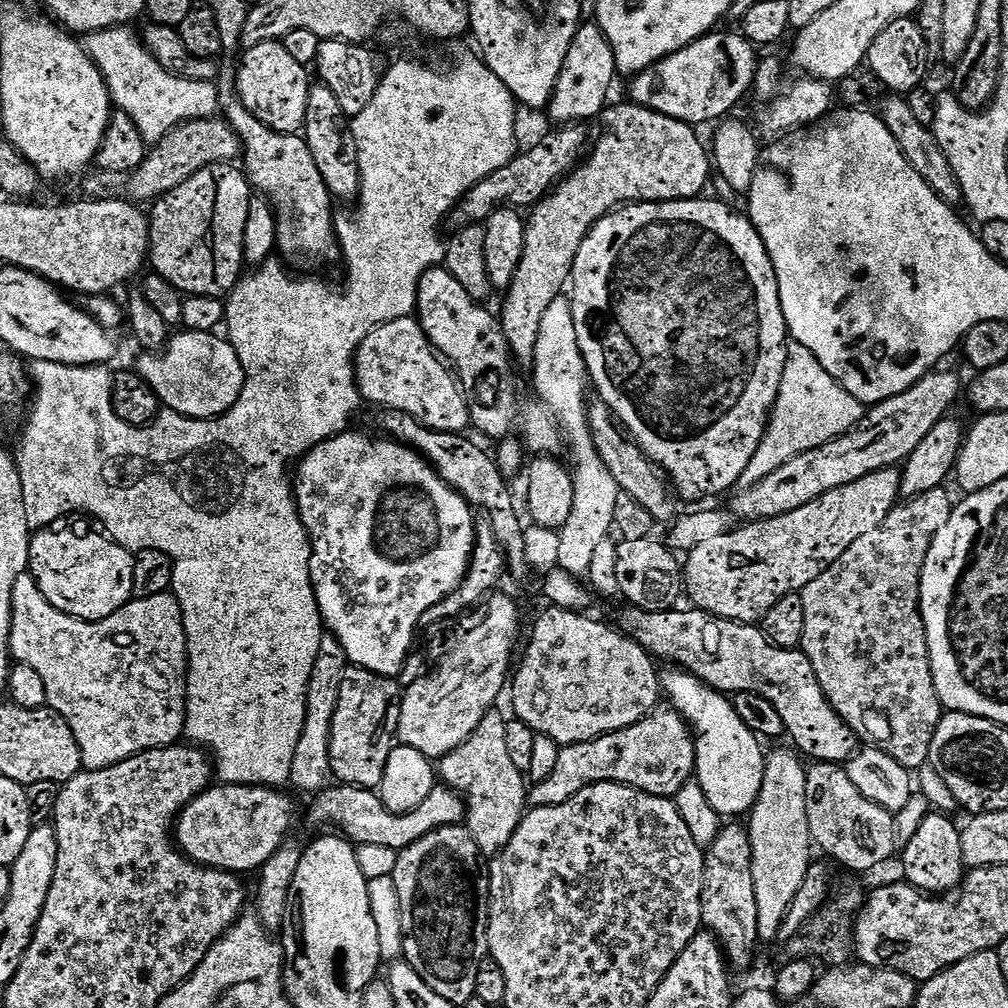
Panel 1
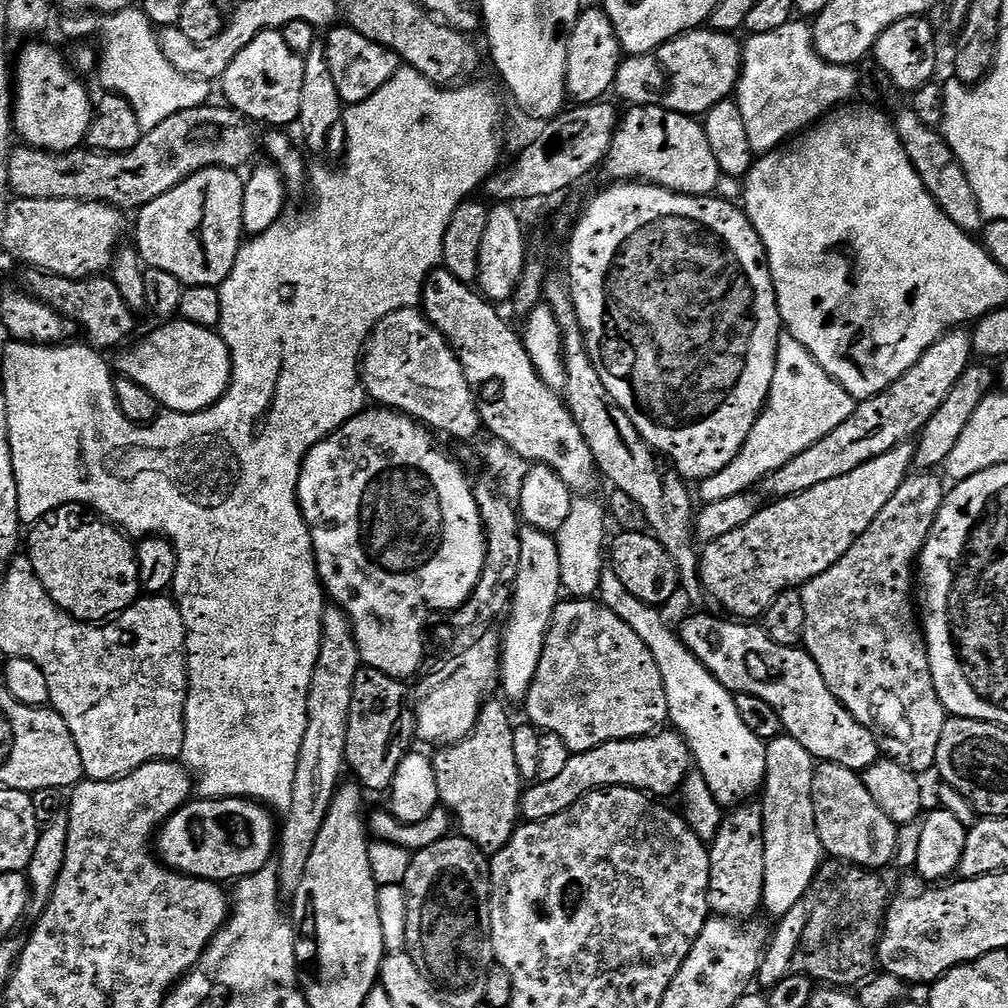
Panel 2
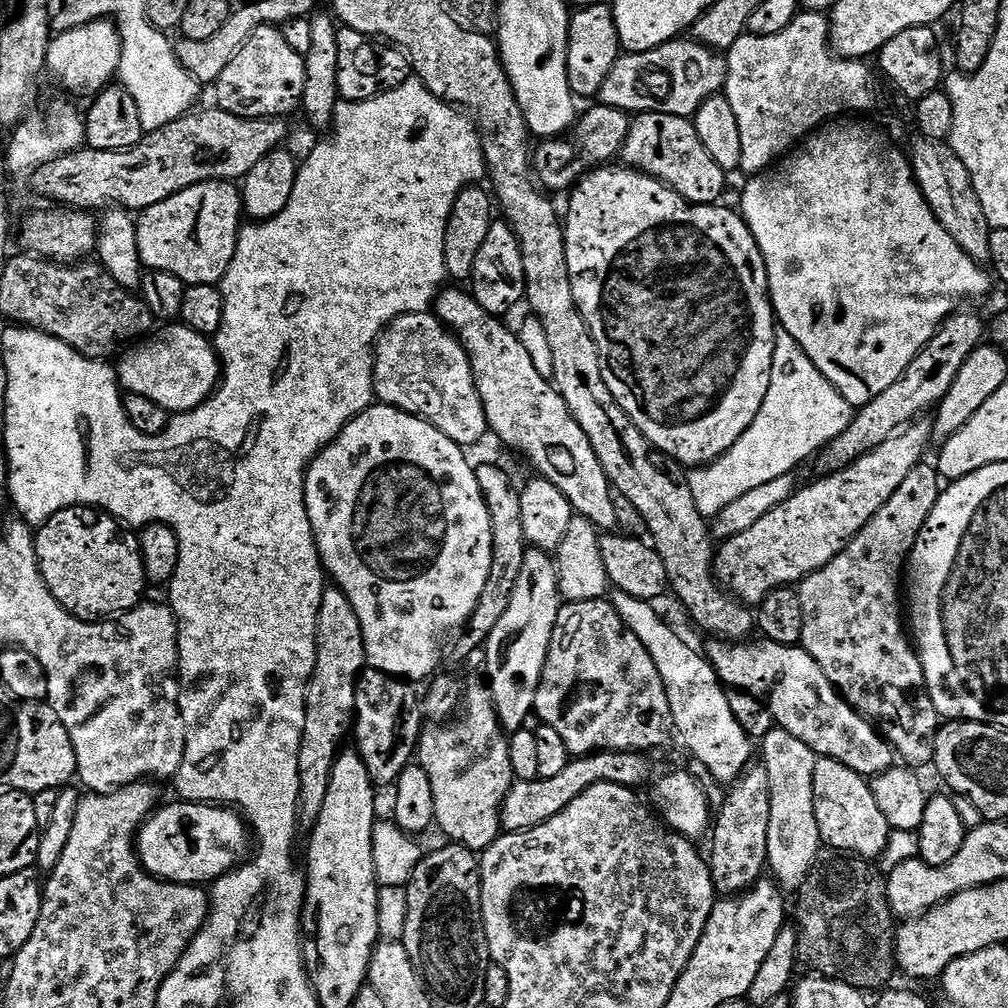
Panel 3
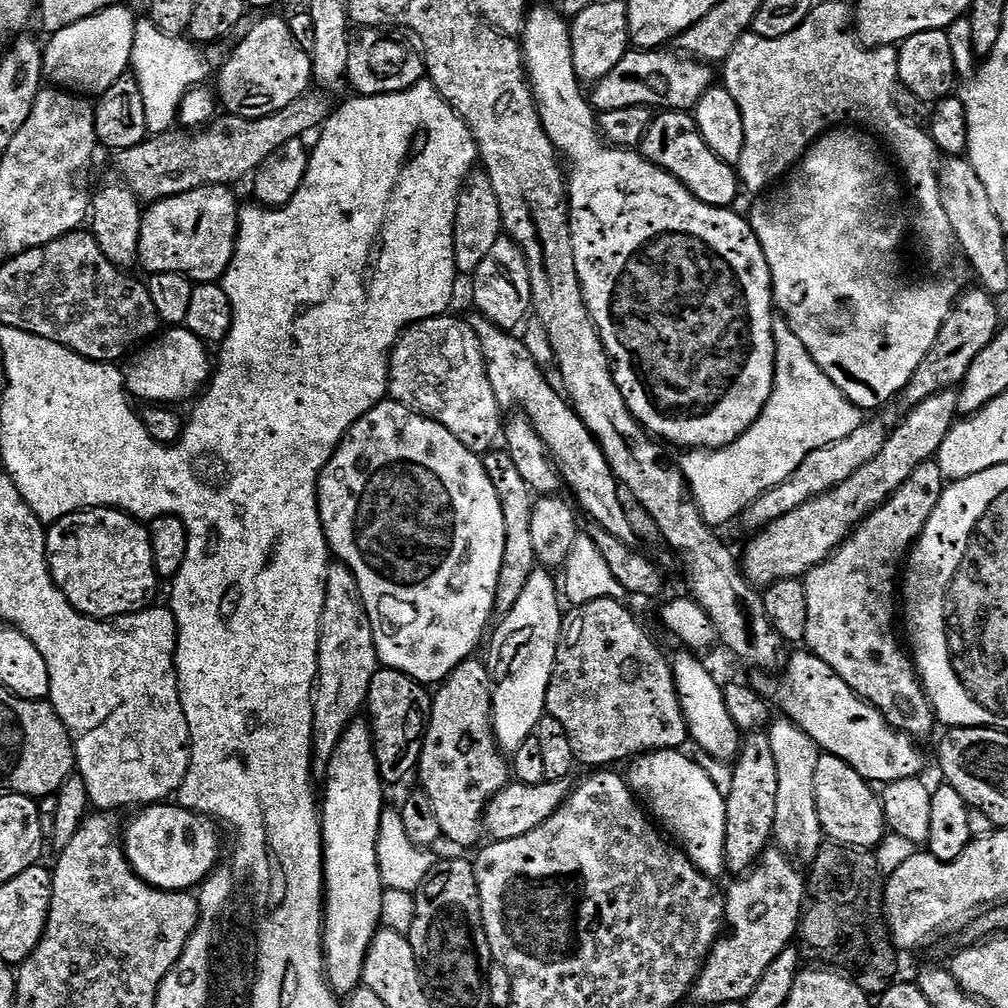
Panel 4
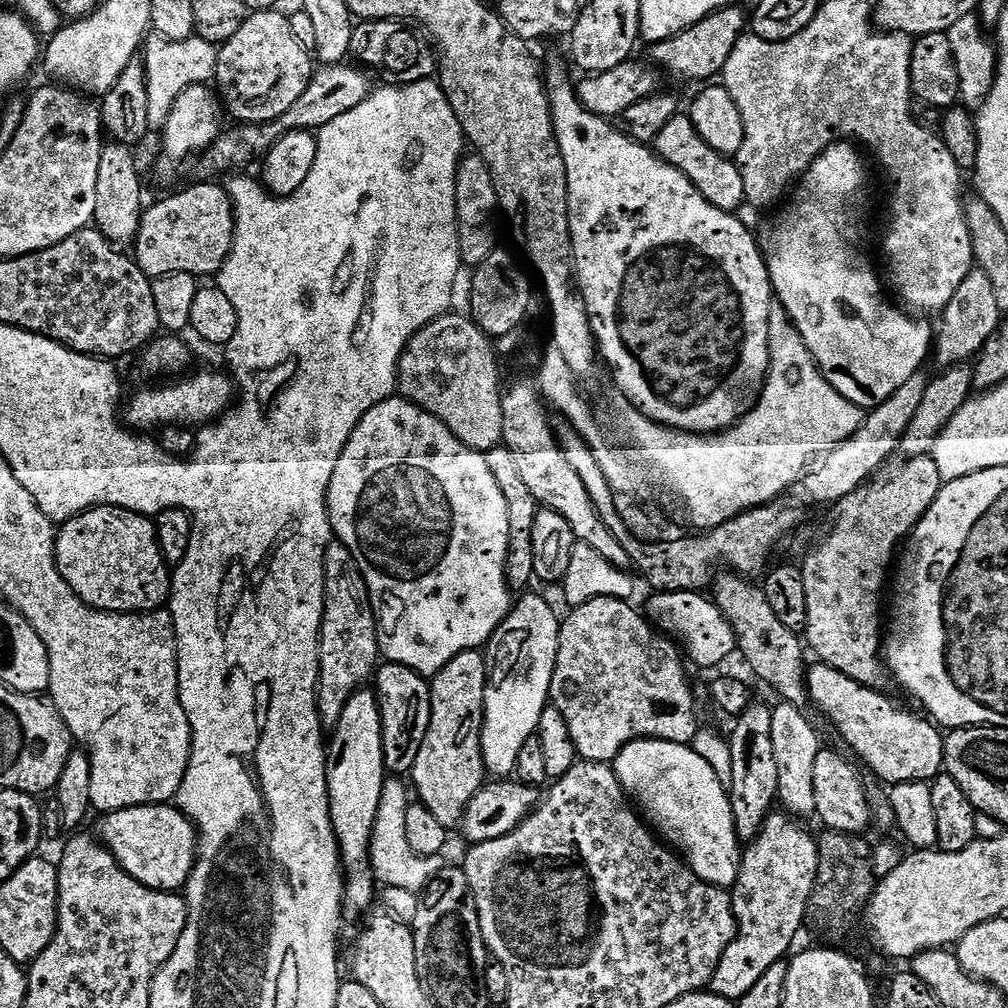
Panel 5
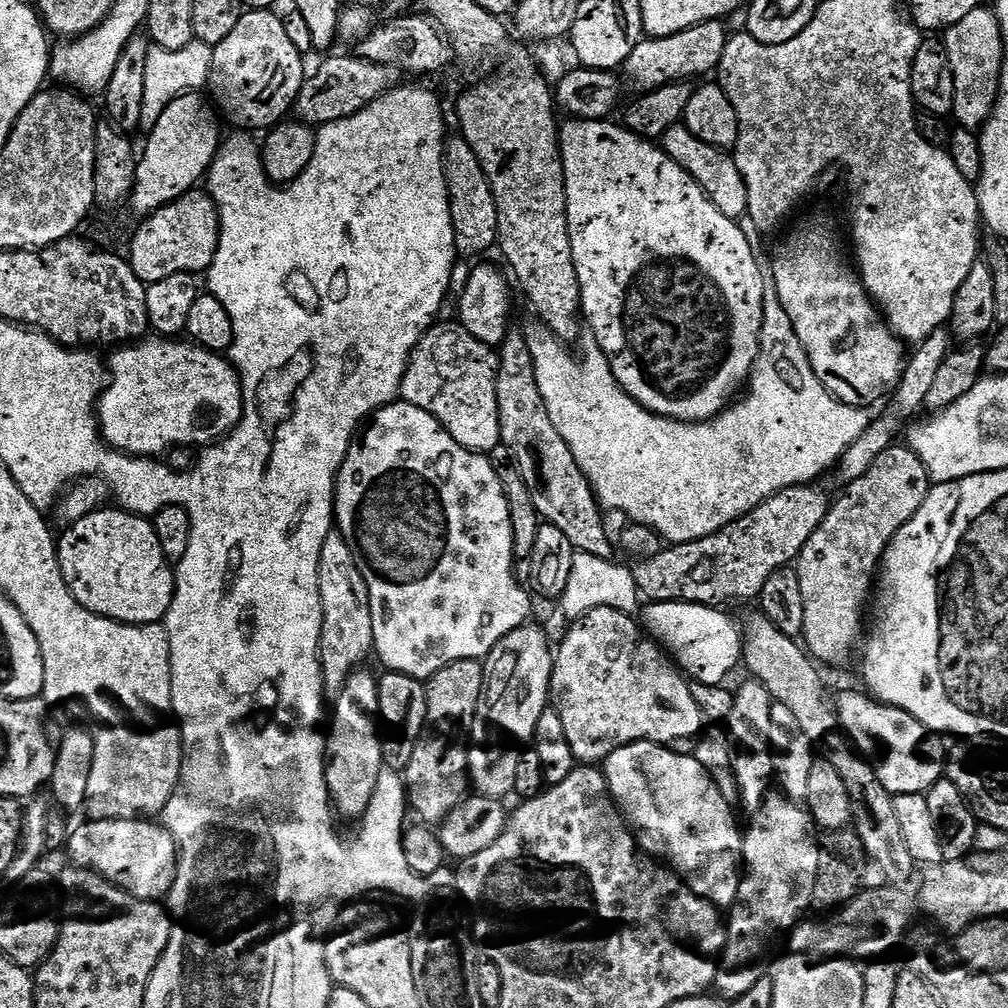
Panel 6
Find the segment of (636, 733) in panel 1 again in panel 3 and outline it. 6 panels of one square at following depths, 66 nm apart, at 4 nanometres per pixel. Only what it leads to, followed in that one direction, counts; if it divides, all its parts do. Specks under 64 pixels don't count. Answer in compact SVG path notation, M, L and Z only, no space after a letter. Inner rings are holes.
M593 752L590 756L569 759L566 770L562 770L562 774L557 774L555 778L516 780L500 811L501 829L504 832L530 830L554 818L554 814L570 806L574 798L578 798L595 784L621 784L624 788L639 789L639 784L647 785L653 779L652 764L648 758L639 752Z

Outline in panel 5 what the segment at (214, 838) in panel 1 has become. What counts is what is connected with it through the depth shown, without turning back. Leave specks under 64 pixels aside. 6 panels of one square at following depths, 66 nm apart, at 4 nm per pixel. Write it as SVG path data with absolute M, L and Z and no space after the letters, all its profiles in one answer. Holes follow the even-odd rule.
M171 803L147 804L107 813L100 824L99 839L114 859L142 886L156 892L176 892L188 883L196 864L196 825Z

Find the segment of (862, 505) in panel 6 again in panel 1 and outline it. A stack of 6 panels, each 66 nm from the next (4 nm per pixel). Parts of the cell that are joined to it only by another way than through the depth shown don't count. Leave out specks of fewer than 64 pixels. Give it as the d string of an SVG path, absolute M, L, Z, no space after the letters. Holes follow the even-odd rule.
M943 487L929 488L904 498L908 500L902 501L897 508L889 507L883 513L882 519L873 524L870 530L866 530L866 534L862 534L862 538L858 538L858 542L854 542L854 546L850 546L850 550L846 550L846 554L842 554L842 558L838 558L838 562L834 562L825 572L818 574L818 578L814 578L814 582L810 582L810 586L806 586L803 592L799 593L802 598L802 606L806 609L806 630L802 630L800 648L806 654L806 658L810 658L810 666L814 666L814 674L818 678L830 706L834 706L836 713L844 719L845 724L850 725L857 737L864 739L865 736L868 739L865 741L883 748L886 754L890 754L890 758L894 758L902 767L909 770L919 770L929 763L934 742L934 730L938 730L938 722L942 715L940 696L936 692L932 677L926 626L920 613L920 575L922 566L926 562L926 554L932 545L932 538L938 534L938 530L944 524L944 517L950 511L950 499L948 500L944 491Z

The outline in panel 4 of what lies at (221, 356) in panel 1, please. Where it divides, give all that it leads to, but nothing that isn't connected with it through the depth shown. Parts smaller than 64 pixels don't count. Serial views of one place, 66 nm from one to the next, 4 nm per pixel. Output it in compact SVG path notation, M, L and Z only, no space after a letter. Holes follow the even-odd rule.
M172 326L167 330L161 331L155 338L147 341L143 346L137 347L127 357L126 363L123 365L122 379L129 397L136 399L137 396L140 400L148 400L144 402L155 402L160 406L175 405L175 400L190 399L189 401L191 401L210 380L210 364L208 368L207 351L209 352L209 349L204 341L199 340L189 328Z

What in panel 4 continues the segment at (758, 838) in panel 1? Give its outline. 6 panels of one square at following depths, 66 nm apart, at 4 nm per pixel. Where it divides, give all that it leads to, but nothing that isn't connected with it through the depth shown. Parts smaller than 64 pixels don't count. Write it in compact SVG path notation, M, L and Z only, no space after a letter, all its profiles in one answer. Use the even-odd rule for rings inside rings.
M787 718L773 719L767 729L774 763L778 766L778 810L774 810L775 843L793 857L810 862L820 852L826 837L818 822L818 802L814 798L814 770L822 754L816 743Z

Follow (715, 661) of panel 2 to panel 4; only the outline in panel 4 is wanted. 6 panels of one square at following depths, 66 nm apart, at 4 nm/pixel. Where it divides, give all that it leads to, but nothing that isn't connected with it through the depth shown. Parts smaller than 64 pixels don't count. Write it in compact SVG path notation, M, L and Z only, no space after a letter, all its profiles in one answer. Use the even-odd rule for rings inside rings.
M807 650L793 652L796 653L788 660L788 673L777 684L768 677L771 676L768 674L757 675L760 677L754 681L754 684L764 694L769 694L768 692L776 688L775 707L780 707L784 711L781 713L787 719L794 721L816 743L821 753L842 758L850 767L858 770L863 780L876 786L893 784L895 780L911 780L921 775L920 771L924 768L924 756L916 749L917 741L913 737L888 724L884 715L880 713L880 709L866 702L858 694L854 694L854 690L850 690L850 686L846 686L846 682L842 682L842 678L838 678L838 674L834 674L834 670L826 666L826 662L822 662L822 658L818 658L813 652Z

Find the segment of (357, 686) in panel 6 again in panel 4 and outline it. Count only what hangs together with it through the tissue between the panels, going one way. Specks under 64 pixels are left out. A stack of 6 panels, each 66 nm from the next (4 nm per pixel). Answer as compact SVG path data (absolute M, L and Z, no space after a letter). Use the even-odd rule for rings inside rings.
M363 719L353 720L342 738L338 738L338 746L334 746L334 754L328 763L328 774L323 777L322 784L324 792L322 788L320 833L324 839L324 975L328 978L329 988L337 997L343 998L361 987L368 947L372 945L380 924L382 894L385 890L376 847L380 837L380 819L386 810L386 785L380 779L371 729Z

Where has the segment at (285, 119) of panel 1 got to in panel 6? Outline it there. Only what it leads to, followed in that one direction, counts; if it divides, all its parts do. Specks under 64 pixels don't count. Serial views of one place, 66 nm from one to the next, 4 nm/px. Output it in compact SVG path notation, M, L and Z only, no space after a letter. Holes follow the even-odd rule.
M272 10L245 11L233 33L222 38L222 42L214 48L211 95L219 111L244 128L268 130L281 123L287 117L284 115L293 111L304 88L305 53L294 46L287 23L279 20L274 13Z

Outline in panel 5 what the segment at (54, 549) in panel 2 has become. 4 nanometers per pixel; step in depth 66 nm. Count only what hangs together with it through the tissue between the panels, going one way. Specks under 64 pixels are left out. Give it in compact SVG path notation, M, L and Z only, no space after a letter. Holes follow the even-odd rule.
M97 506L89 508L86 512L79 512L77 516L71 516L66 523L59 525L56 533L56 568L62 574L62 578L70 586L70 590L83 604L89 608L95 608L98 612L109 614L143 614L163 609L170 600L170 565L164 560L162 550L158 546L156 537L156 525L147 516L141 516L139 512L131 512L125 508L110 508Z

